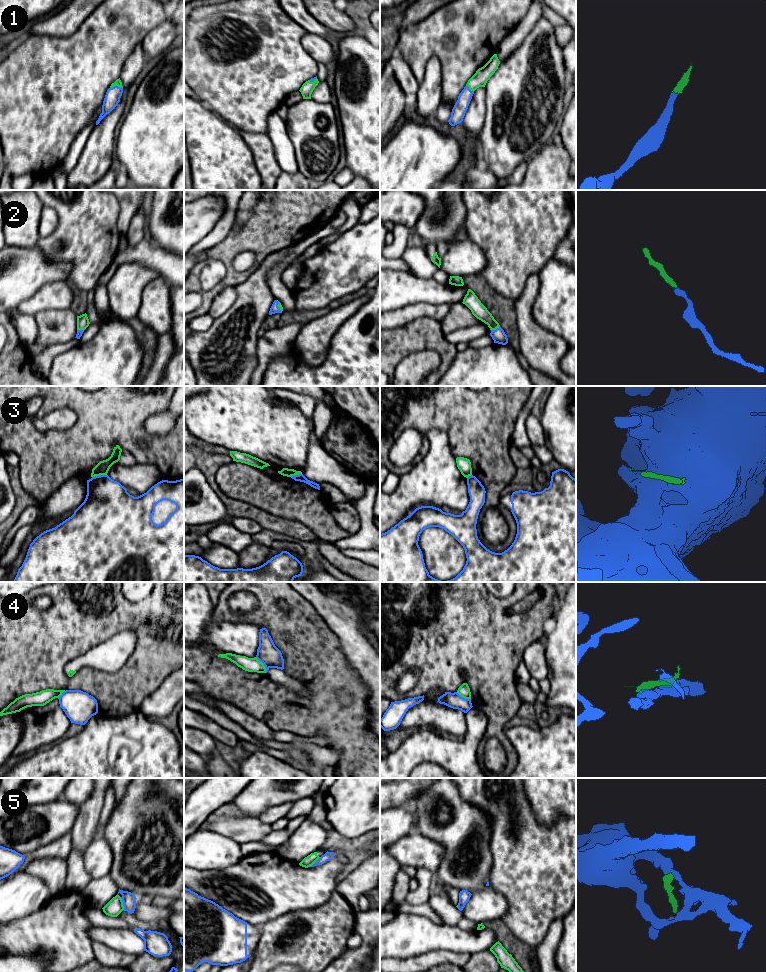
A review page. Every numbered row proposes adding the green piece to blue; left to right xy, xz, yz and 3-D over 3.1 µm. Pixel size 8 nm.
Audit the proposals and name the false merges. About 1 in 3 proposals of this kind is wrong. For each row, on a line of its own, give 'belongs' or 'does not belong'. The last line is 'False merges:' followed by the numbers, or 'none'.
1: belongs
2: belongs
3: does not belong
4: does not belong
5: does not belong
False merges: 3, 4, 5

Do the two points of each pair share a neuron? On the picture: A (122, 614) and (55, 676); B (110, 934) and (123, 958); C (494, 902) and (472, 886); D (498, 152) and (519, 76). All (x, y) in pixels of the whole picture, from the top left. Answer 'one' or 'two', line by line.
A: one
B: two
C: two
D: one

